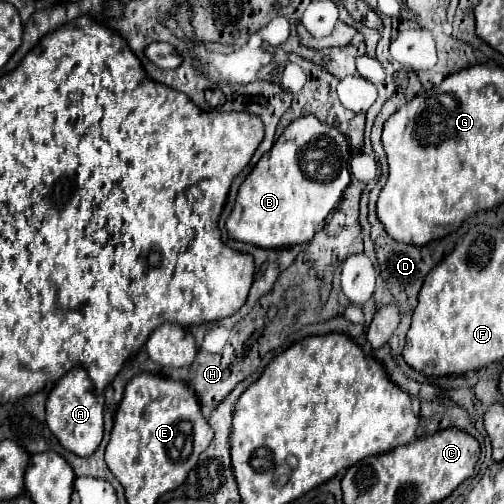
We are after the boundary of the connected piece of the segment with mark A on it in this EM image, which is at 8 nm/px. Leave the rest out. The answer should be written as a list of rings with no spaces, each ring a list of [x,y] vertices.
[[[74,368],[70,370],[70,374],[62,376],[52,388],[46,402],[46,424],[66,450],[78,456],[90,456],[102,442],[104,432],[102,412],[104,412],[104,396],[96,392],[96,388],[86,376],[86,370]]]

